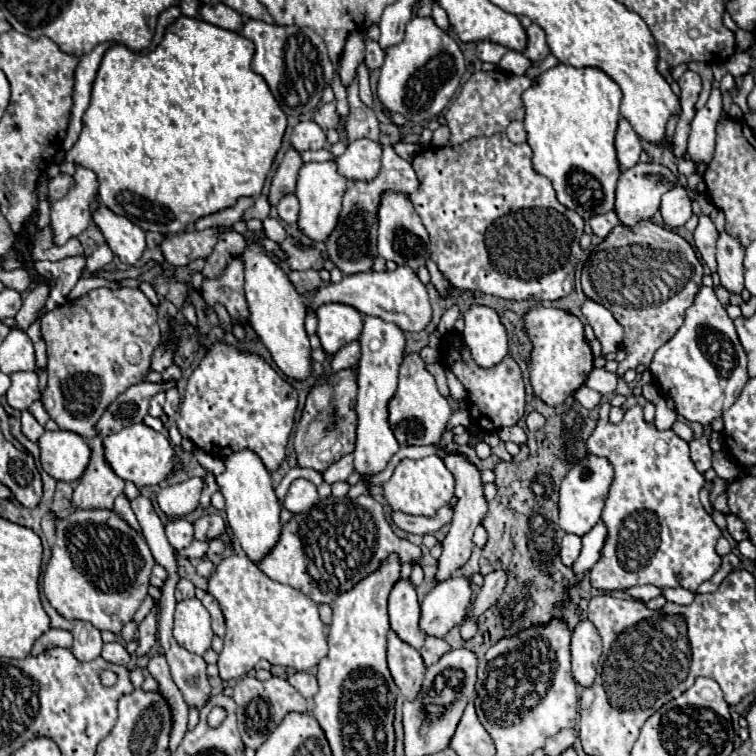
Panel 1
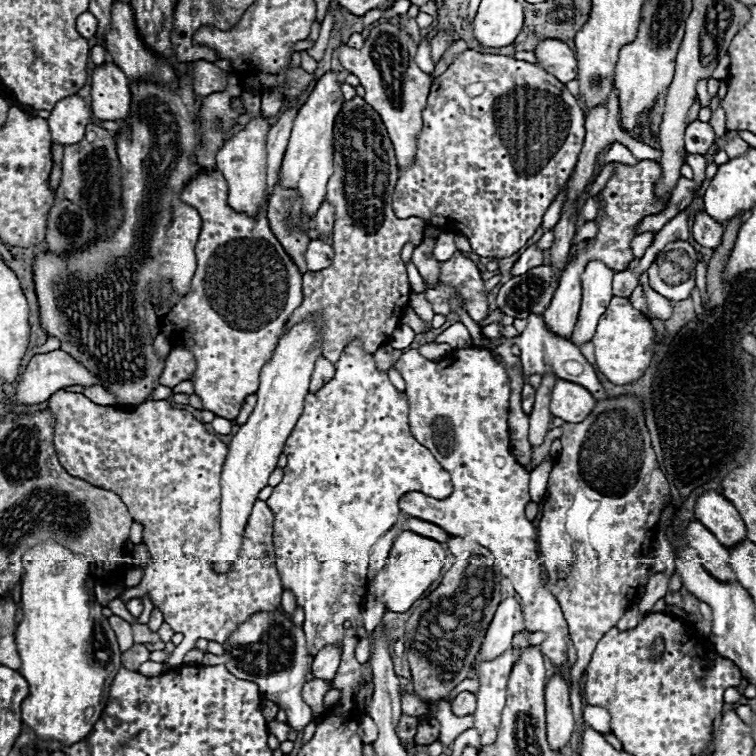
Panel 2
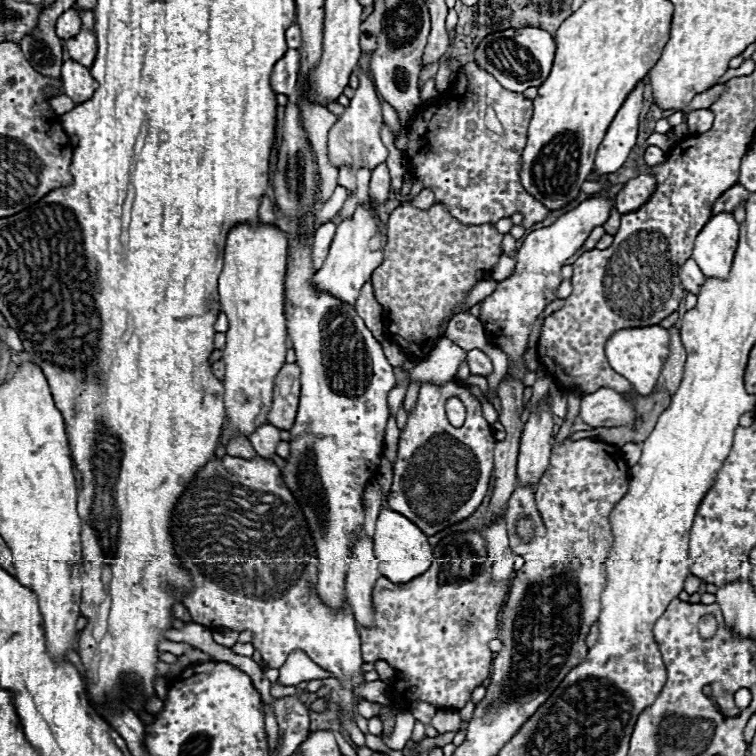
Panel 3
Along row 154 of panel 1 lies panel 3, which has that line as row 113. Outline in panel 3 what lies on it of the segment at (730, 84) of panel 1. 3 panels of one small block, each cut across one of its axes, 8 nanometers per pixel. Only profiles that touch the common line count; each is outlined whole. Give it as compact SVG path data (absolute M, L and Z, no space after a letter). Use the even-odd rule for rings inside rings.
M708 108L706 110L694 110L688 114L688 128L694 134L702 134L702 132L710 130L712 122L714 122L714 114Z

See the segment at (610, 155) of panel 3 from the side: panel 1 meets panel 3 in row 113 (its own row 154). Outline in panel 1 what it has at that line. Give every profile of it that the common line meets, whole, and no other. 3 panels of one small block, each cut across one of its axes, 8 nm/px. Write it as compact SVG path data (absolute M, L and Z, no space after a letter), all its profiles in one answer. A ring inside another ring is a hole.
M620 118L618 132L616 132L616 152L618 152L618 162L622 170L632 168L642 152L640 136L634 132L632 124L626 118Z

